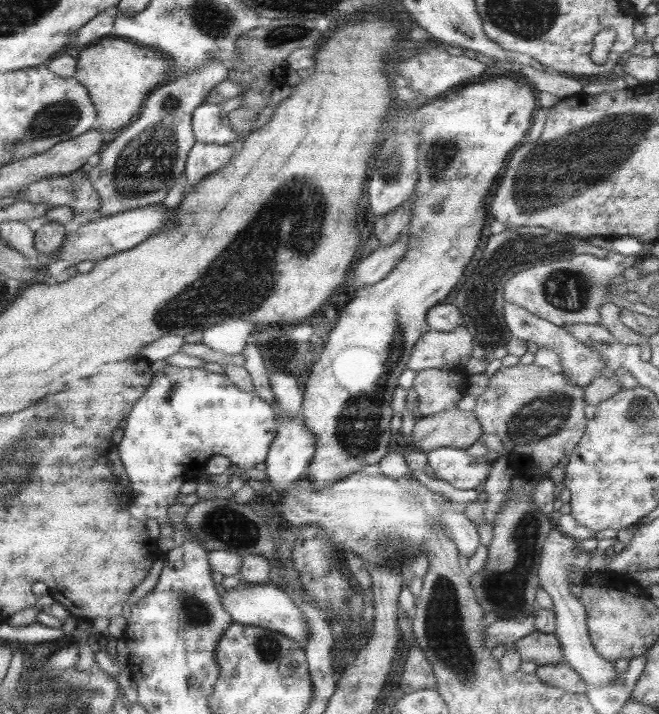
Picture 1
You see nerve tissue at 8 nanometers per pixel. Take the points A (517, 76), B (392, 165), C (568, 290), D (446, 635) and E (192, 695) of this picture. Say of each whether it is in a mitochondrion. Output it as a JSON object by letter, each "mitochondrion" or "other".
{"A":"other","B":"mitochondrion","C":"mitochondrion","D":"mitochondrion","E":"other"}

